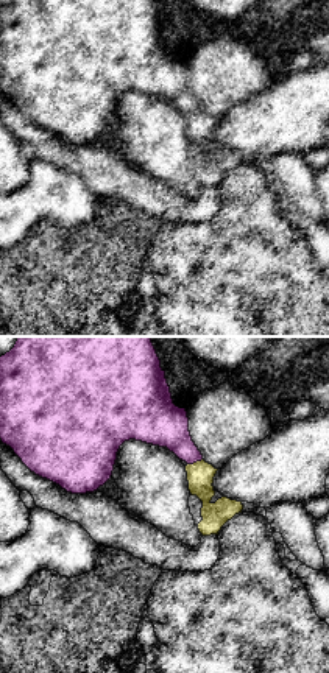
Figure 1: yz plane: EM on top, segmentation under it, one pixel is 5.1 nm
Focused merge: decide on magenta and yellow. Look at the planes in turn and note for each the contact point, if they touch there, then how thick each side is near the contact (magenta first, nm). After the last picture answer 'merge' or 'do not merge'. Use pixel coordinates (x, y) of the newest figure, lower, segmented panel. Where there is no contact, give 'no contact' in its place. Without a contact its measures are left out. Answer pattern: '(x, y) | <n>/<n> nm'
(194, 461) | 240/140 nm

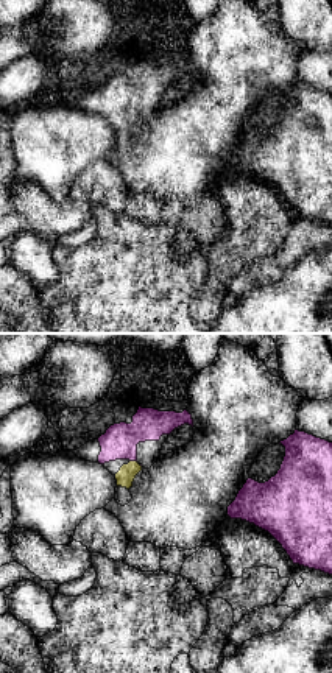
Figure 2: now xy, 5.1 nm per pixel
(133, 460) | 180/90 nm

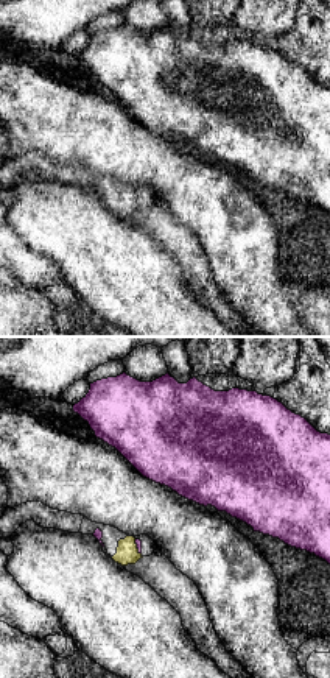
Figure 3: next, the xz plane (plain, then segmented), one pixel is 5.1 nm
(137, 547) | 30/110 nm

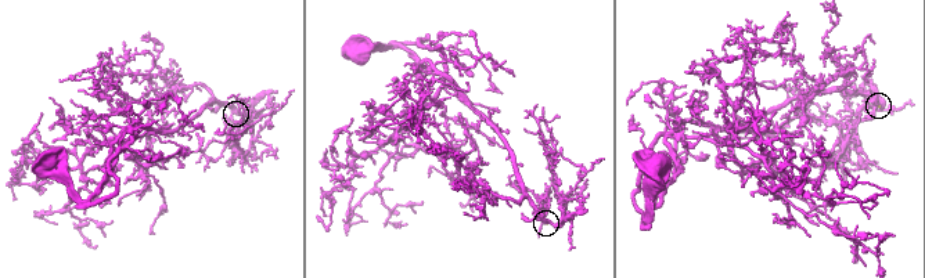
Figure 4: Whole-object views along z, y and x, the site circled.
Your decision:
merge

